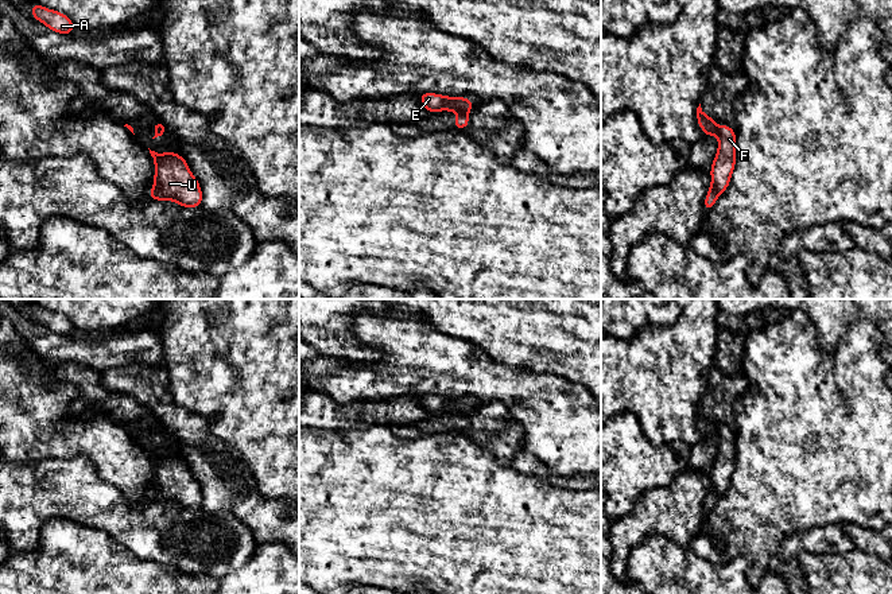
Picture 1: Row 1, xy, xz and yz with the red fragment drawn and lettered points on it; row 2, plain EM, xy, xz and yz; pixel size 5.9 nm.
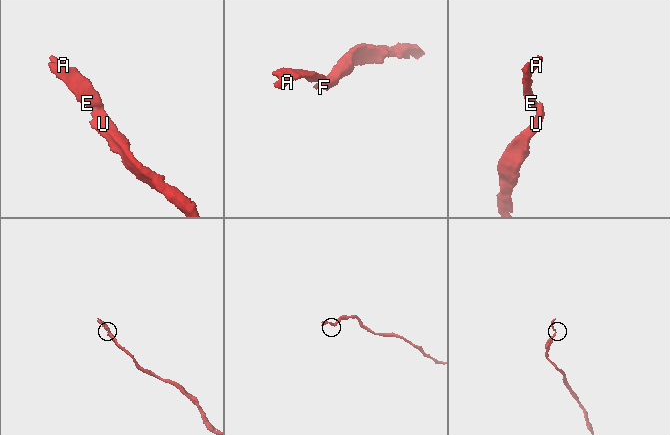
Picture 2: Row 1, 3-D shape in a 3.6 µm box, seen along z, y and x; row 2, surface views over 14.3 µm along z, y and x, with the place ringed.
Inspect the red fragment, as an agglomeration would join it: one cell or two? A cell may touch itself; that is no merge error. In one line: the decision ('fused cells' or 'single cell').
fused cells

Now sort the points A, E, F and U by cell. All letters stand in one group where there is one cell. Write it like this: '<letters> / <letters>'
A E / F U

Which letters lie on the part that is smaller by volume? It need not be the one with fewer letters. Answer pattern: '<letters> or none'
A, E

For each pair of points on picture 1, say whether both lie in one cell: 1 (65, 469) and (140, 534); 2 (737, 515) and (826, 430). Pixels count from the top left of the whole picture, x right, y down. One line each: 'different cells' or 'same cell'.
1: same cell
2: same cell

